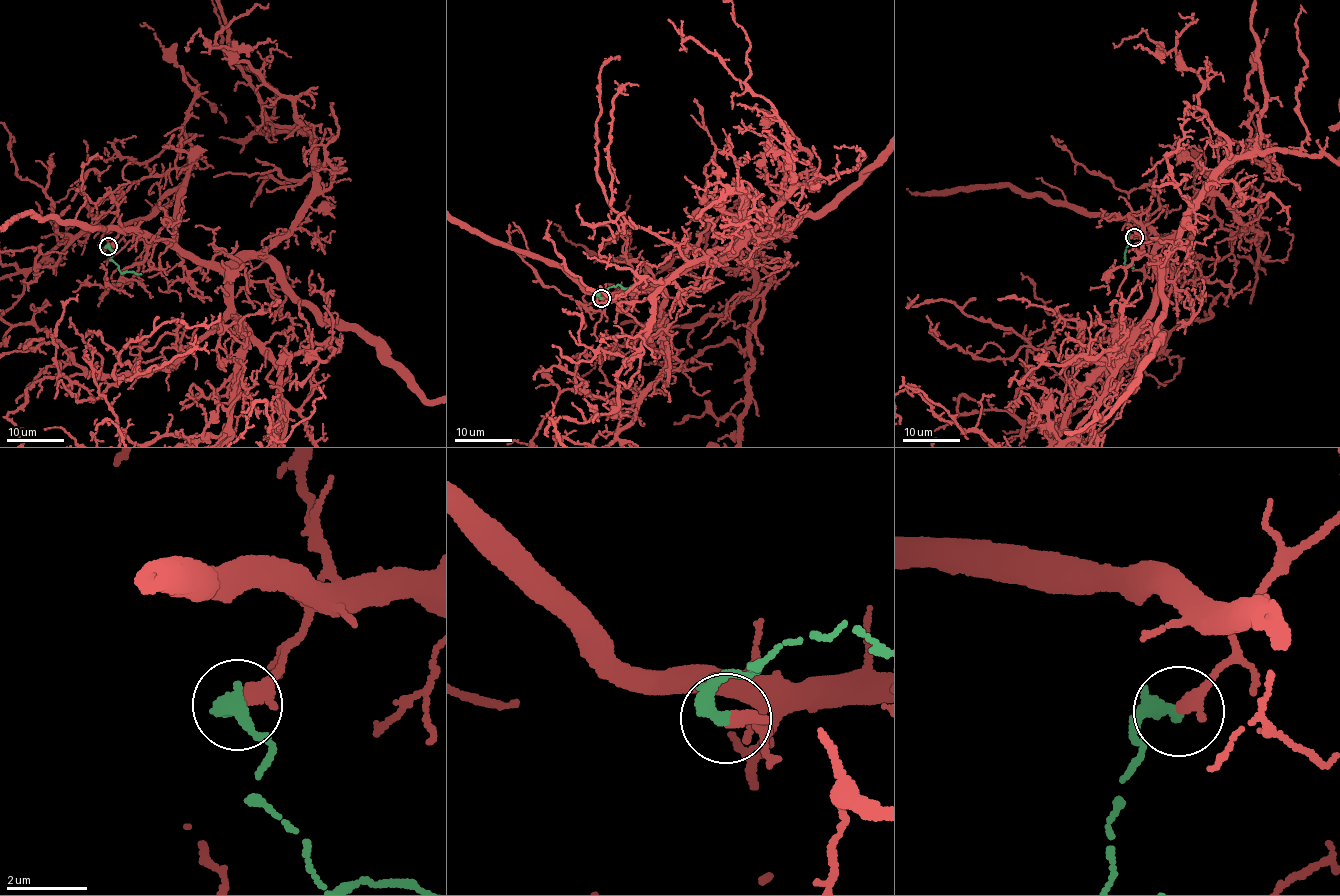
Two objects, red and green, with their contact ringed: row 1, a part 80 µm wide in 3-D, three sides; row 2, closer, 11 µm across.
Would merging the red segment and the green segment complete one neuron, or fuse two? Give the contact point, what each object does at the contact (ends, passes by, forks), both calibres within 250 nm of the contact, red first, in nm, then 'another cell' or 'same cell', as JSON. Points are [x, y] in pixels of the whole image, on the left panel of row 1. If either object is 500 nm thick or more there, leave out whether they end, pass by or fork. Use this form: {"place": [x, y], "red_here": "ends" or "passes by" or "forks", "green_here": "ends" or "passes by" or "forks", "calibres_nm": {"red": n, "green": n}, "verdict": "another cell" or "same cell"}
{"place": [108, 246], "red_here": "ends", "green_here": "ends", "calibres_nm": {"red": 360, "green": 400}, "verdict": "same cell"}

